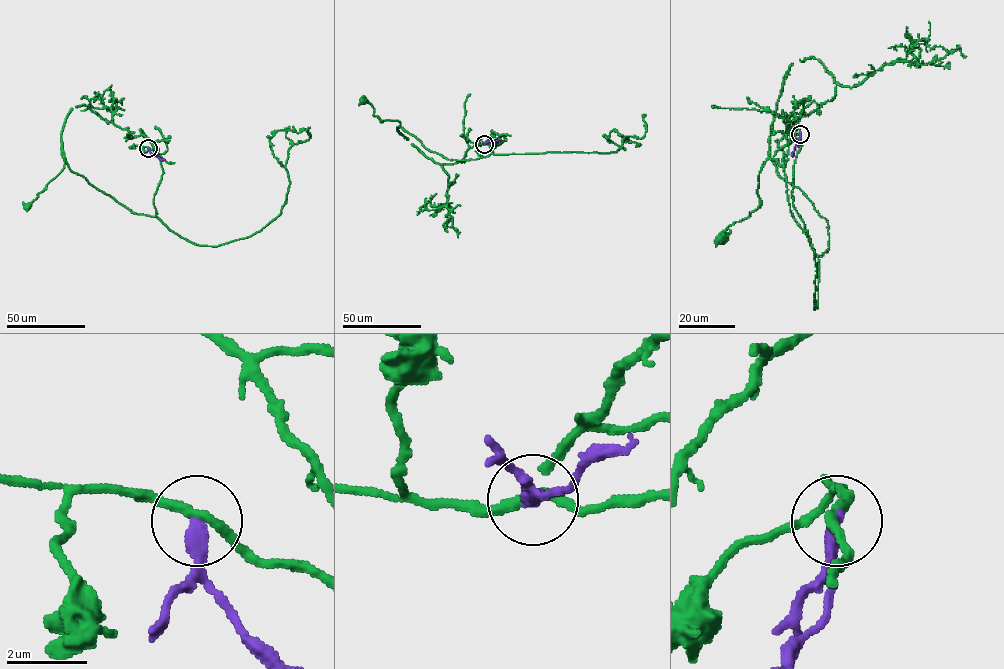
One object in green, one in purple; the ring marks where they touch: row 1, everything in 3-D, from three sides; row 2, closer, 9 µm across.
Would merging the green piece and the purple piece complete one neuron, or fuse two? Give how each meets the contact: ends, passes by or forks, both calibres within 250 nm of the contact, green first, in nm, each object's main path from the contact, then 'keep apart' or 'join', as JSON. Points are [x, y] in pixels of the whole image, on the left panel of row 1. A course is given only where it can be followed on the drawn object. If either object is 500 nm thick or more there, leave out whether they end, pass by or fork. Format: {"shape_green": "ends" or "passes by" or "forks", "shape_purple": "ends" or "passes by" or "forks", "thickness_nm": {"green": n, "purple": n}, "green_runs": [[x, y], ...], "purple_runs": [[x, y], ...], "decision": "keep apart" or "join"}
{"shape_green": "passes by", "shape_purple": "ends", "thickness_nm": {"green": 240, "purple": 420}, "green_runs": [[148, 148], [159, 154], [163, 171], [154, 216], [134, 213], [65, 160], [27, 207]], "purple_runs": [[148, 148], [152, 153], [165, 159]], "decision": "keep apart"}

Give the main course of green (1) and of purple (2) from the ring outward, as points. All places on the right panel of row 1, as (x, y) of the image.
1: (800, 133), (793, 206), (815, 253), (827, 251), (828, 222), (770, 155), (758, 173), (759, 206), (723, 239)
2: (800, 133), (792, 154)

